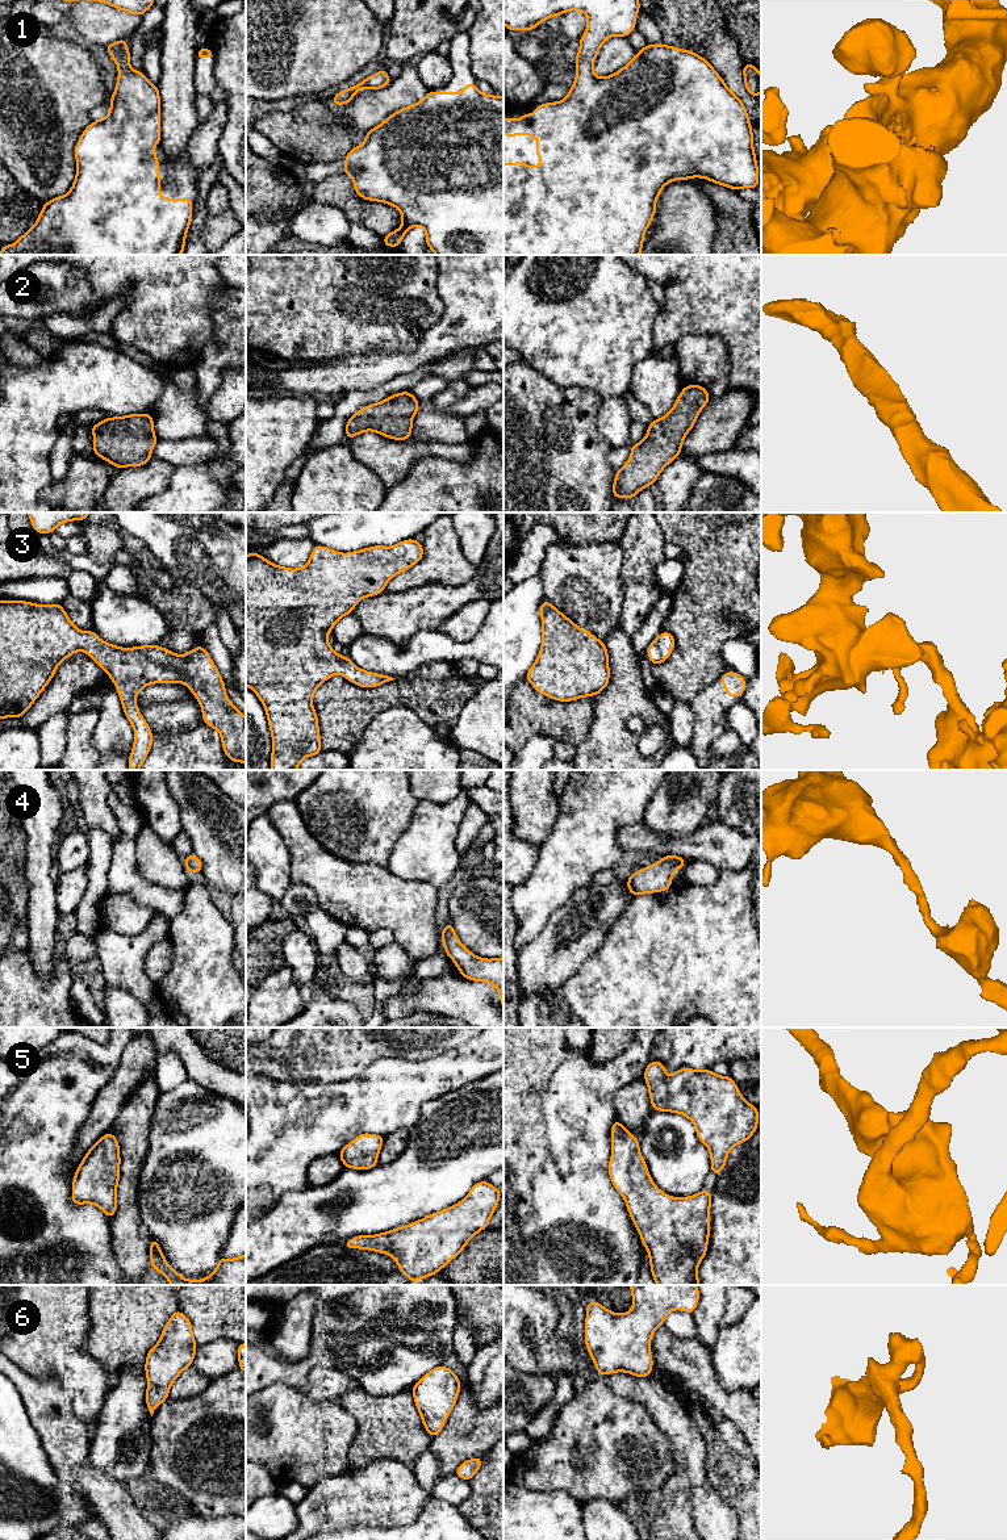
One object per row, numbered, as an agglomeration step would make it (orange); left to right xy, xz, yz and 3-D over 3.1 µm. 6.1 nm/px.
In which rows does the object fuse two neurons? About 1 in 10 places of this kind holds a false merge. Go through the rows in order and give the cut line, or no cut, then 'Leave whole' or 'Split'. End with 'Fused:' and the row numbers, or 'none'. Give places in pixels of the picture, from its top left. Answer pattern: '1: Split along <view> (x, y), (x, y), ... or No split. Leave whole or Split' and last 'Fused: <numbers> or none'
1: No split. Leave whole
2: No split. Leave whole
3: No split. Leave whole
4: No split. Leave whole
5: No split. Leave whole
6: No split. Leave whole
Fused: none

